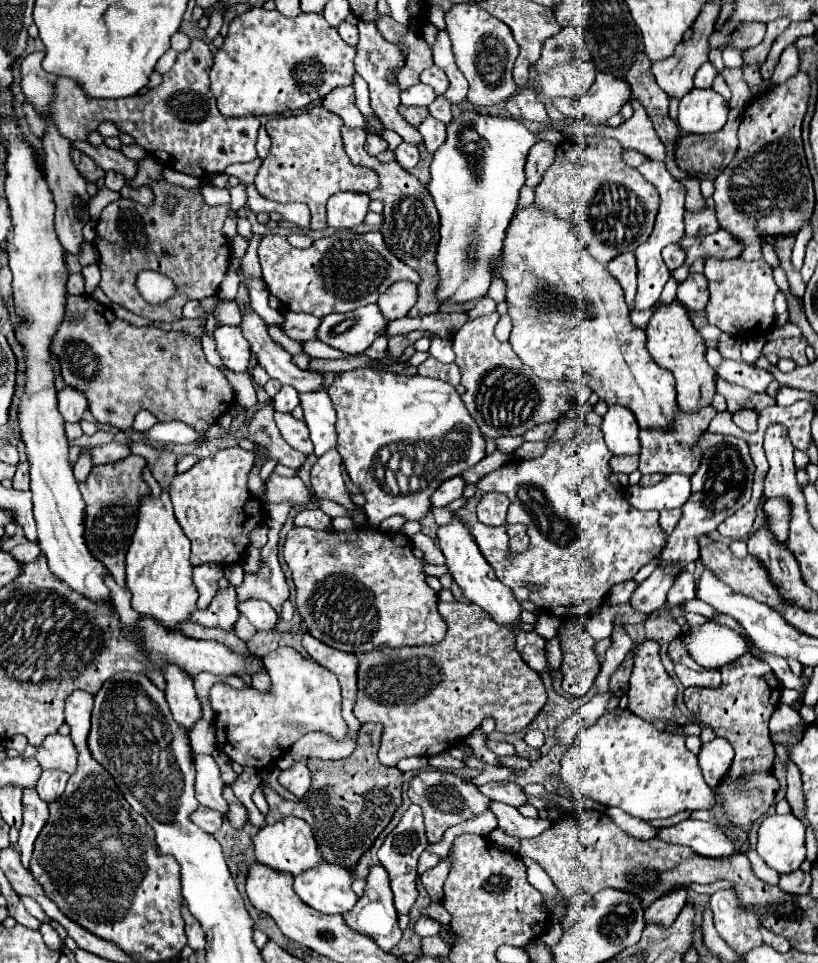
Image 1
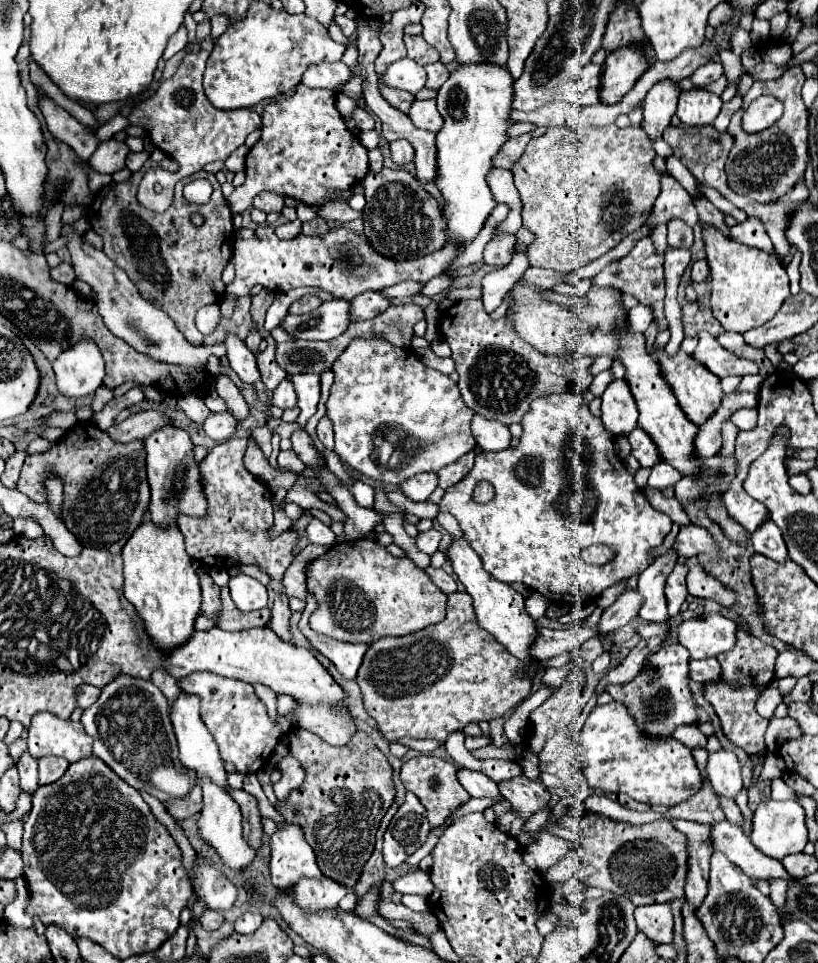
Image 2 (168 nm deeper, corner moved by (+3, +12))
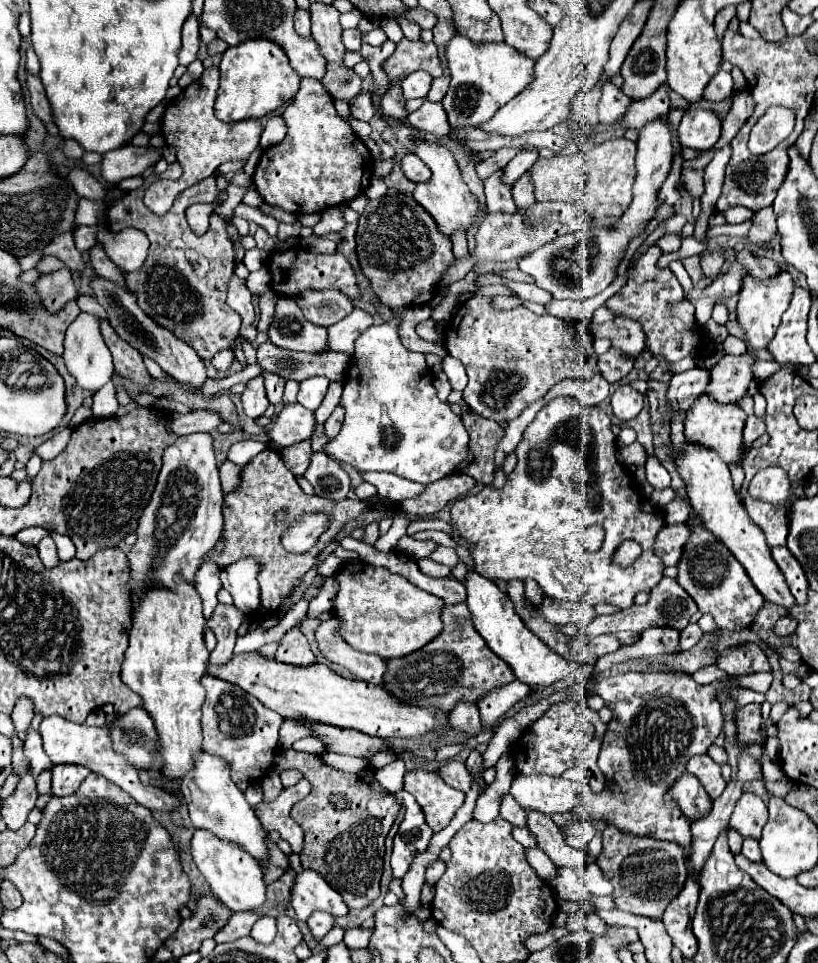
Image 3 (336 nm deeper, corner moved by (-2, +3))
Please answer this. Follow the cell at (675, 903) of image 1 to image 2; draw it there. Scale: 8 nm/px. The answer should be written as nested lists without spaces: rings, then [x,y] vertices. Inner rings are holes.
[[[671,903],[663,905],[643,905],[635,909],[637,927],[655,943],[671,943],[673,941],[673,915]]]

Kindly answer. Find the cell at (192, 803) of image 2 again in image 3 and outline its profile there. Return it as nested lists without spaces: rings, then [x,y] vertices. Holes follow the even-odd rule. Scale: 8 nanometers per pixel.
[[[46,716],[40,724],[40,734],[44,740],[44,750],[50,756],[52,764],[80,764],[90,768],[94,774],[100,774],[108,778],[110,782],[118,784],[124,792],[128,792],[138,804],[150,808],[150,810],[162,810],[162,812],[174,812],[178,810],[178,798],[166,790],[160,790],[156,786],[146,786],[140,782],[136,768],[118,752],[114,752],[110,744],[110,732],[108,728],[94,728],[86,724],[70,722],[62,716]]]

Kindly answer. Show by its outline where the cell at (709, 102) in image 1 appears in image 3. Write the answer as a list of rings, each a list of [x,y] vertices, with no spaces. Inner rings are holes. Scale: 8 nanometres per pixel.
[[[690,110],[682,116],[676,136],[682,148],[710,150],[720,138],[720,118],[710,110]]]

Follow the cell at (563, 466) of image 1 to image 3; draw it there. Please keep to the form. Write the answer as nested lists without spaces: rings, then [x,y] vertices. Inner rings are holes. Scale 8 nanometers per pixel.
[[[572,396],[554,398],[536,414],[536,418],[526,428],[516,448],[518,464],[508,476],[504,488],[494,490],[490,486],[484,486],[480,494],[462,498],[452,506],[452,524],[462,538],[474,544],[470,554],[476,562],[476,570],[482,576],[490,580],[534,578],[550,598],[586,602],[592,606],[612,604],[620,610],[630,608],[634,604],[634,596],[640,590],[650,592],[650,588],[660,582],[664,564],[654,554],[652,546],[656,534],[664,526],[664,516],[656,506],[650,504],[650,500],[644,500],[640,496],[634,476],[618,462],[618,446],[610,426],[612,420],[604,410],[588,408]],[[592,524],[602,524],[606,532],[604,542],[596,552],[588,552],[580,538],[580,534]],[[624,540],[634,540],[642,546],[642,554],[628,568],[620,568],[612,560],[616,548]]]

